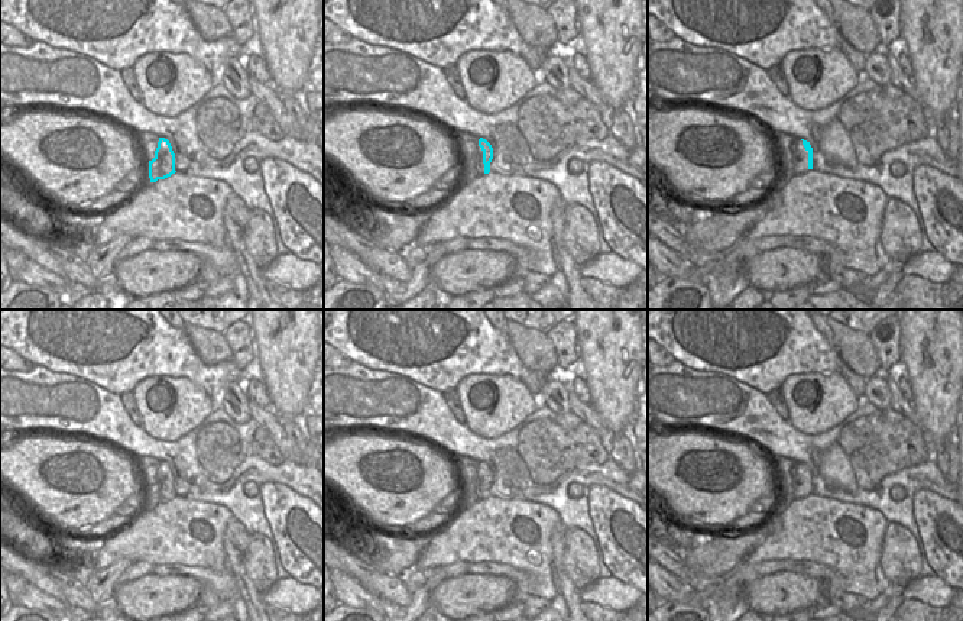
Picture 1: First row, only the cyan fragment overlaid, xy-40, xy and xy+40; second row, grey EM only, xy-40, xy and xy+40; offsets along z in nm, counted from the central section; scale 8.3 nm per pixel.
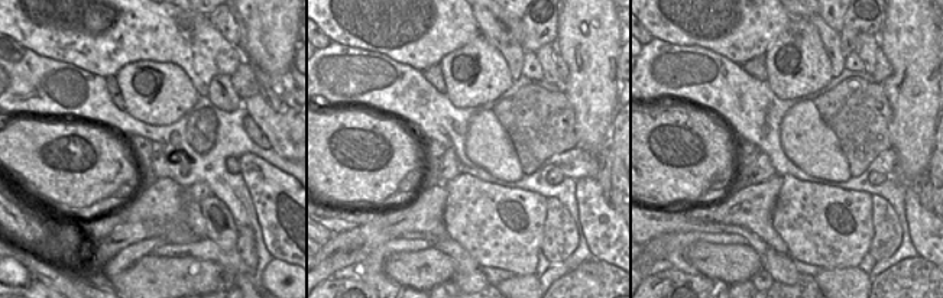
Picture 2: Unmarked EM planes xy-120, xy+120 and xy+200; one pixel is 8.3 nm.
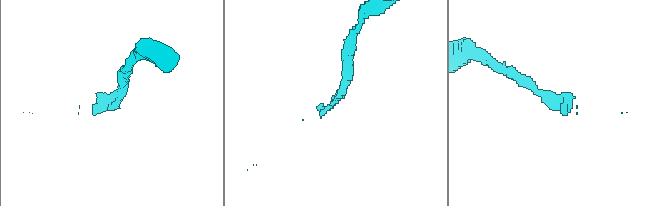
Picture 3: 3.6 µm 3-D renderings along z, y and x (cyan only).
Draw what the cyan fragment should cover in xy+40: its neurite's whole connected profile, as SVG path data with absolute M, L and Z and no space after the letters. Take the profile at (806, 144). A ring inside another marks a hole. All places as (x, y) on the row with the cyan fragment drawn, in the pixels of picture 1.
M798 139L794 153L794 175L807 174L813 169L813 148L810 142Z

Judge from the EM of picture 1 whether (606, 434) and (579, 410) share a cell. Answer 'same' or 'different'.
same

